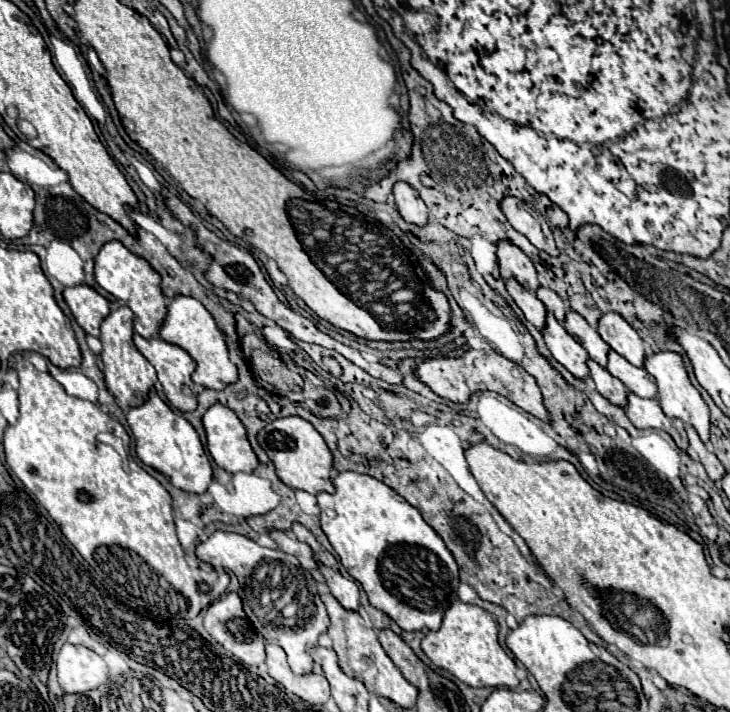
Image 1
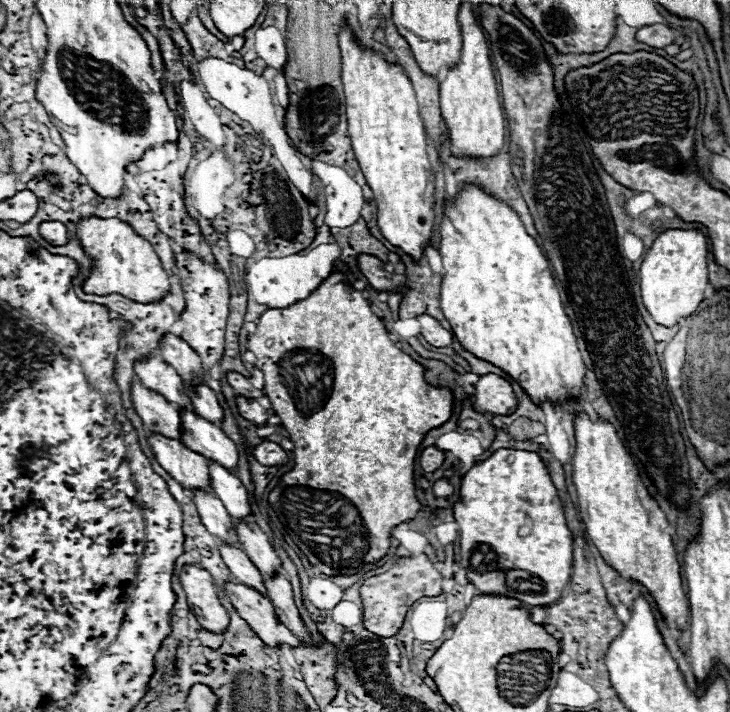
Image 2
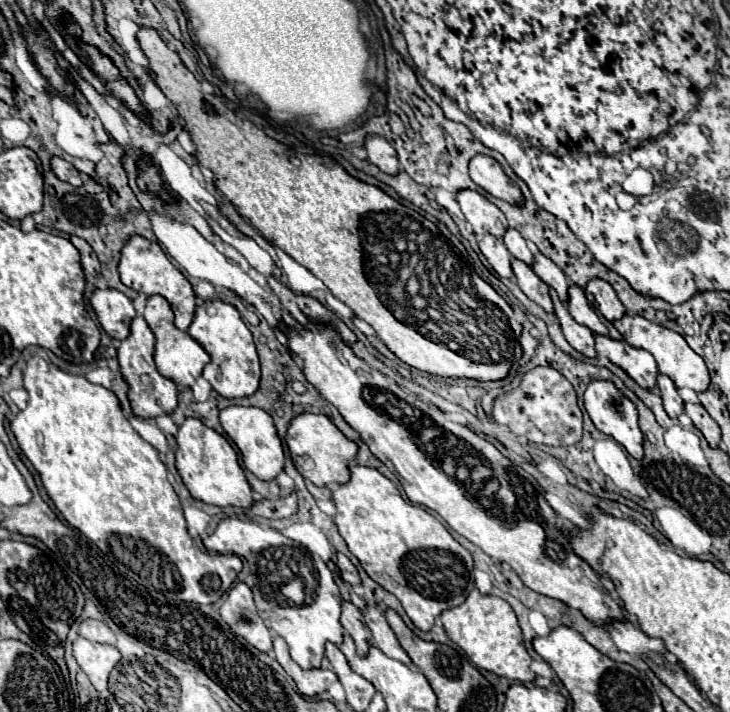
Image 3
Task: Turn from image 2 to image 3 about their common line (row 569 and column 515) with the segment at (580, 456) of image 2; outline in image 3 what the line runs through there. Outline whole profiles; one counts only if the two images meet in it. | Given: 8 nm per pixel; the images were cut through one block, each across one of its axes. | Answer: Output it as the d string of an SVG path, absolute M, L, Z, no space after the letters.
M474 588L460 606L444 610L440 618L448 636L470 656L476 668L494 672L510 680L534 682L536 674L530 670L532 658L524 646L518 618L506 600L498 596L484 596Z

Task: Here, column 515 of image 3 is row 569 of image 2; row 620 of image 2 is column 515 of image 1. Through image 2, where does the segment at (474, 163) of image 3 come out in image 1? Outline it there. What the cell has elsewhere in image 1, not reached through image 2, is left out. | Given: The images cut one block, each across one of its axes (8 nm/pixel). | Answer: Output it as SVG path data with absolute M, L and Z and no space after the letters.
M506 196L500 202L500 206L502 206L508 222L520 234L524 234L538 250L544 250L550 256L558 256L558 248L556 248L552 230L540 212L536 212L528 202L522 202L512 196Z

